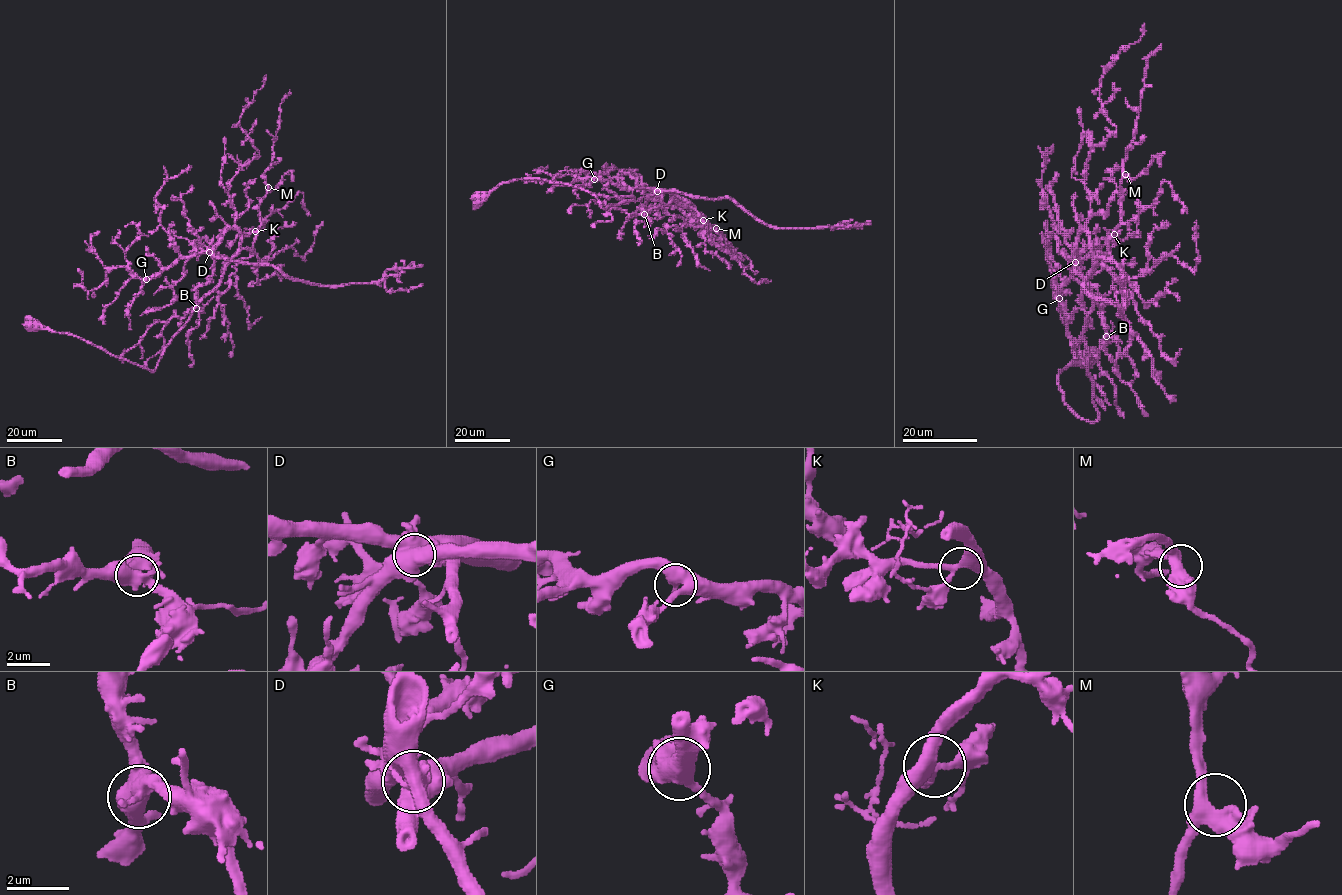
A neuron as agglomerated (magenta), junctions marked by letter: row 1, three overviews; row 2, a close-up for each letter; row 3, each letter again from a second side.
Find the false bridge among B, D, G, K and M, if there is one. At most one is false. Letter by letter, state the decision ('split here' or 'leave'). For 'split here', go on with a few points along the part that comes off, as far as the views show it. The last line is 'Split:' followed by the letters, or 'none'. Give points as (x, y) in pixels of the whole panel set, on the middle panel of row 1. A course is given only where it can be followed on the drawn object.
B: leave
D: split here | (657, 191), (730, 198), (771, 226), (832, 228), (870, 223)
G: leave
K: leave
M: leave
Split: D

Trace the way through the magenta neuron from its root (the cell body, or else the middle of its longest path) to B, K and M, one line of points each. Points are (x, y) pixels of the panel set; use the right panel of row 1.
B: (1083, 360), (1058, 386), (1095, 421), (1083, 230), (1076, 266), (1106, 336)
K: (1083, 360), (1058, 386), (1095, 421), (1088, 276), (1114, 234)
M: (1083, 360), (1058, 386), (1095, 421), (1088, 276), (1110, 256), (1125, 174)

